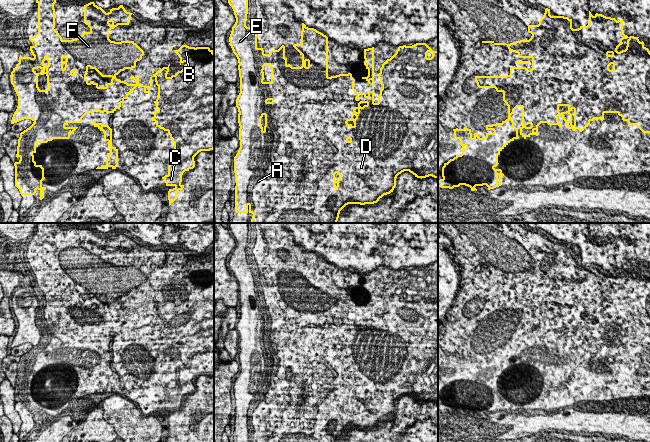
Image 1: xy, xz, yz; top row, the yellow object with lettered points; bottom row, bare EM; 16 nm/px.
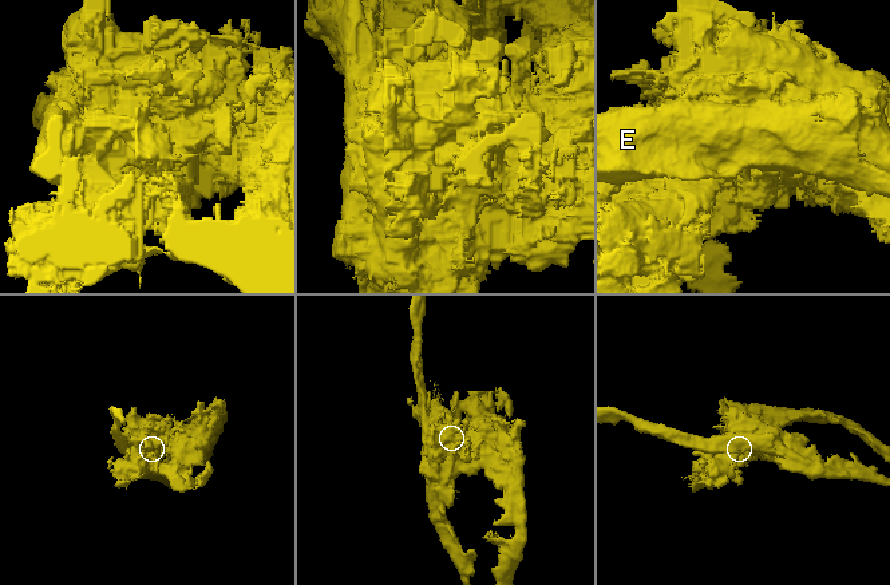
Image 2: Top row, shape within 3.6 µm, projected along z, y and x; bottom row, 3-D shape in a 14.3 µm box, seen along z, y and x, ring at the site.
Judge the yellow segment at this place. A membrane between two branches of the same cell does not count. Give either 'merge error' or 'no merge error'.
merge error

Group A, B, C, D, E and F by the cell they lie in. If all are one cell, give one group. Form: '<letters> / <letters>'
A B C D F / E

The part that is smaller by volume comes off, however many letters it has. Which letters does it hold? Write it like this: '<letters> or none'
E

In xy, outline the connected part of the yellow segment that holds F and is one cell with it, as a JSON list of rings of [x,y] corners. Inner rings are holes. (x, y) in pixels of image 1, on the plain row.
[[[36,223],[38,228],[38,258],[33,261],[29,261],[31,266],[34,266],[34,270],[30,270],[30,275],[33,282],[22,281],[20,279],[18,286],[32,286],[34,290],[40,292],[40,288],[43,288],[43,292],[46,292],[49,297],[47,298],[47,307],[56,311],[61,321],[49,321],[47,325],[45,337],[40,338],[40,342],[34,345],[33,348],[20,357],[17,370],[16,381],[20,382],[18,386],[14,387],[15,390],[15,410],[19,413],[21,419],[34,419],[36,414],[40,415],[40,424],[44,422],[44,415],[46,411],[42,410],[44,401],[44,392],[42,389],[37,389],[34,385],[34,377],[39,367],[47,367],[53,363],[69,363],[70,358],[74,358],[74,355],[78,351],[68,351],[69,347],[82,347],[82,342],[87,337],[94,337],[99,335],[100,337],[114,337],[117,333],[120,333],[121,328],[128,322],[128,319],[137,311],[143,311],[144,317],[150,318],[150,311],[152,310],[152,302],[155,302],[156,309],[158,310],[157,323],[154,325],[156,328],[156,335],[152,341],[152,345],[156,346],[156,351],[167,355],[174,367],[174,374],[176,375],[176,385],[168,390],[168,398],[162,401],[166,410],[173,410],[173,413],[168,415],[169,430],[178,422],[178,416],[183,414],[184,409],[182,406],[182,399],[185,395],[189,395],[195,391],[194,381],[201,375],[210,375],[214,373],[214,276],[209,271],[189,271],[182,269],[178,274],[174,276],[180,282],[180,289],[186,287],[181,295],[178,295],[175,299],[168,301],[169,290],[163,291],[152,301],[150,301],[150,309],[143,310],[139,307],[139,300],[131,300],[129,303],[134,303],[135,308],[128,308],[125,305],[117,303],[116,300],[125,293],[132,293],[136,291],[136,286],[142,283],[144,275],[134,265],[121,265],[115,266],[109,263],[109,255],[114,253],[118,249],[129,249],[131,239],[133,237],[127,236],[123,229],[118,232],[112,232],[106,237],[101,231],[98,231],[94,226],[90,226],[84,229],[84,247],[90,252],[89,256],[82,257],[78,262],[72,264],[63,264],[55,252],[55,233],[54,228],[56,223]],[[63,291],[68,292],[68,298],[73,299],[73,305],[75,309],[78,309],[77,321],[64,321],[64,318],[69,318],[70,315],[65,314],[65,297]],[[88,293],[95,293],[102,301],[111,301],[111,306],[105,310],[98,310],[98,307],[94,305],[88,305],[86,299]]]

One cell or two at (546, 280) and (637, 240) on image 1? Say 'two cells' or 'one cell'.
two cells

